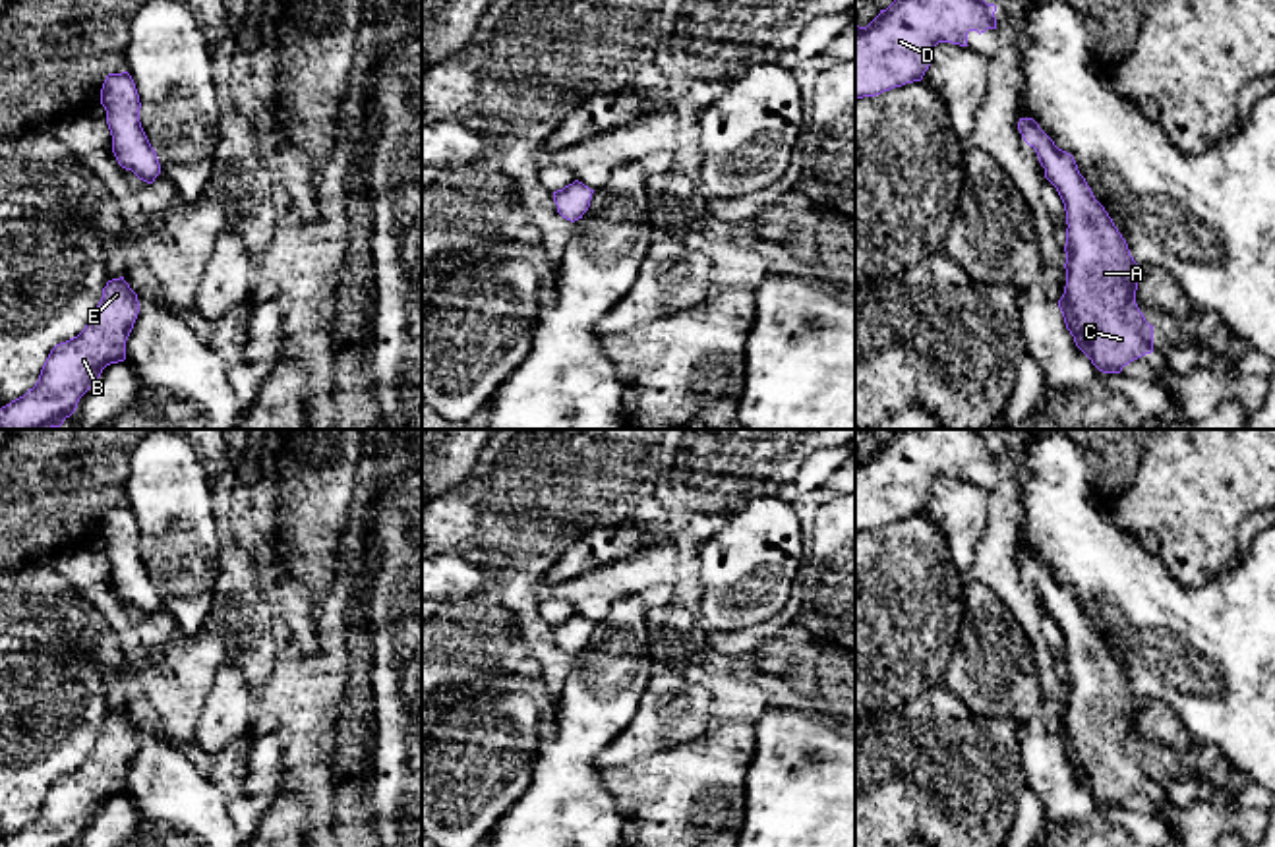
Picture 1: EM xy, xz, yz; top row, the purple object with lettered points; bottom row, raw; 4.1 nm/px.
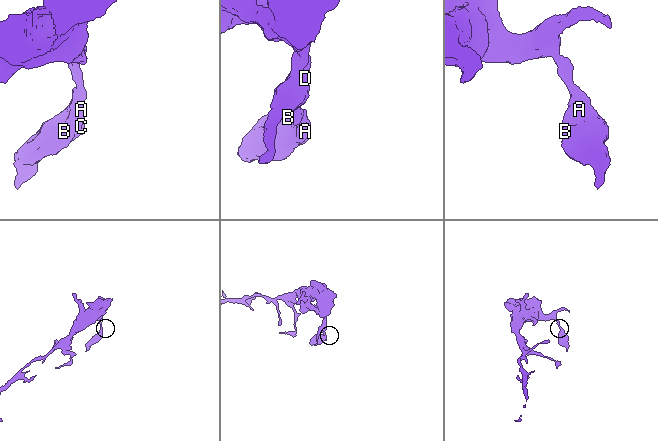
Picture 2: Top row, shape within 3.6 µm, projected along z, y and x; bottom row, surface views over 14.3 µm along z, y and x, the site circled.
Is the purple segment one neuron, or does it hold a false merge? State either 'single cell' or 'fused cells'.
fused cells

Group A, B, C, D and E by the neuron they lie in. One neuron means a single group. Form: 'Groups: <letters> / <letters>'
Groups: A B C E / D

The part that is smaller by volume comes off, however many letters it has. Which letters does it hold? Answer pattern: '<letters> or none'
A, B, C, E

